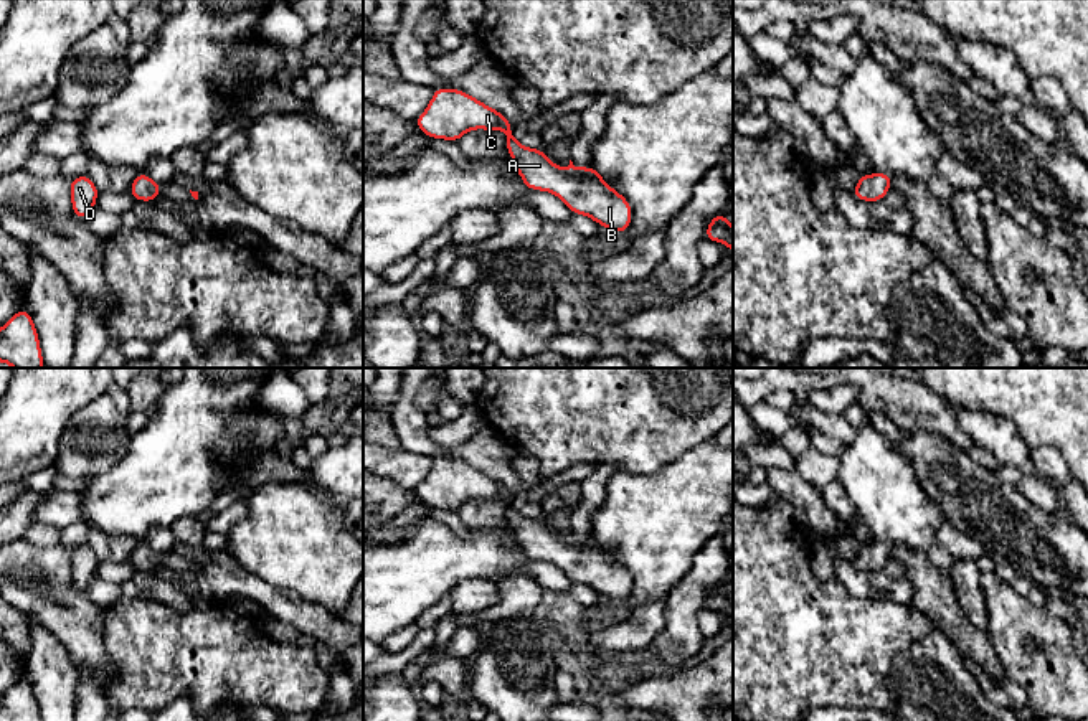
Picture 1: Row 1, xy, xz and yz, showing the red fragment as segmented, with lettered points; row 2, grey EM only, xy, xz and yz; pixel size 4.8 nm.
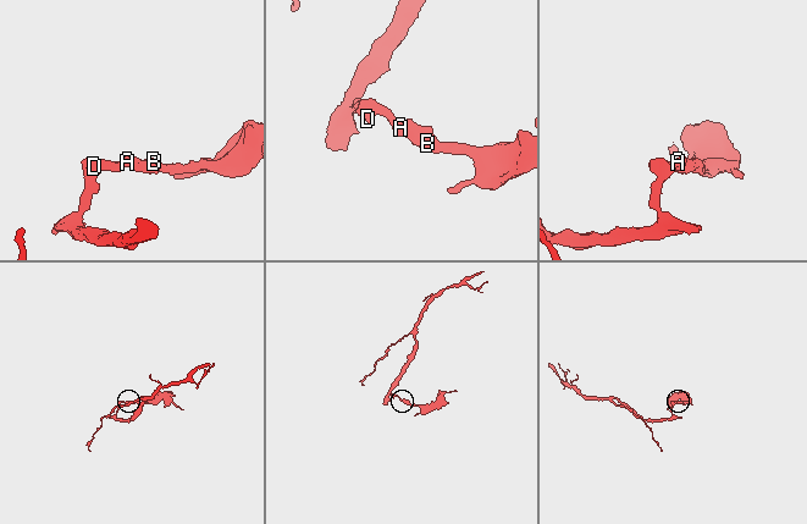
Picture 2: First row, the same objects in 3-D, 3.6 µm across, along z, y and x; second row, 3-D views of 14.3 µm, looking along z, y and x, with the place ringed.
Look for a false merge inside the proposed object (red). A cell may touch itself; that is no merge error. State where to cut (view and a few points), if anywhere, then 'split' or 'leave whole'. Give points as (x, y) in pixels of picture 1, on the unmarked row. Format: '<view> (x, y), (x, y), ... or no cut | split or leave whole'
no cut | leave whole

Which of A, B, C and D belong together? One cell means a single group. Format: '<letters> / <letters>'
A B C D

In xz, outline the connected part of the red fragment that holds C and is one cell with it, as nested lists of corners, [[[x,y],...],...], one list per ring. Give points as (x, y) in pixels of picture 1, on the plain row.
[[[446,457],[434,459],[429,475],[414,490],[414,495],[429,508],[446,508],[451,511],[459,511],[459,508],[472,498],[502,498],[507,503],[505,520],[513,528],[515,540],[520,543],[527,559],[550,561],[561,568],[571,582],[586,584],[609,601],[624,604],[631,596],[632,577],[629,571],[621,563],[613,559],[593,535],[586,538],[576,538],[570,530],[570,535],[565,540],[560,540],[543,520],[527,518],[517,511],[513,507],[513,495],[504,483],[485,475],[464,460]]]

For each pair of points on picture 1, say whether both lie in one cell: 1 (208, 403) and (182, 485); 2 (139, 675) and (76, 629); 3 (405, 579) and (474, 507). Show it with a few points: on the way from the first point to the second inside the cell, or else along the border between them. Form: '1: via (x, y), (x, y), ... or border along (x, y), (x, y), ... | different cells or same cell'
1: via (189, 423), (182, 436), (182, 466) | same cell
2: border along (103, 612), (103, 647), (114, 669), (106, 690) | different cells
3: border along (506, 520), (497, 527), (468, 525) | different cells

